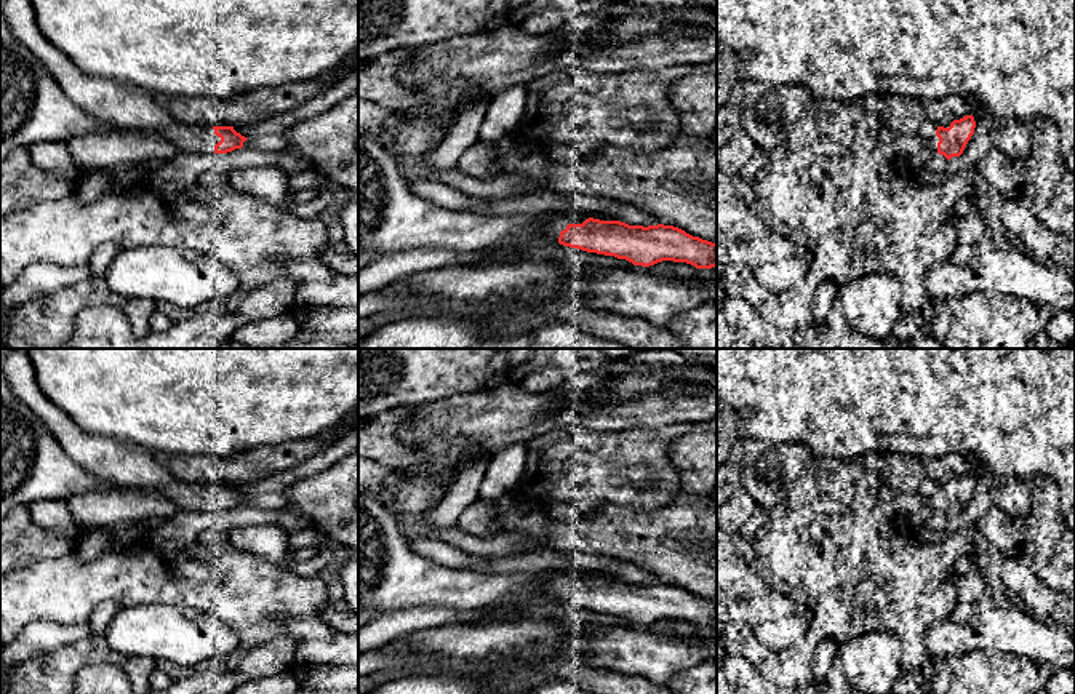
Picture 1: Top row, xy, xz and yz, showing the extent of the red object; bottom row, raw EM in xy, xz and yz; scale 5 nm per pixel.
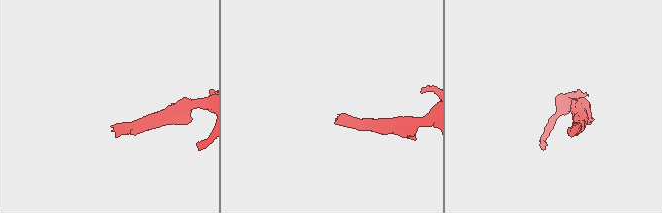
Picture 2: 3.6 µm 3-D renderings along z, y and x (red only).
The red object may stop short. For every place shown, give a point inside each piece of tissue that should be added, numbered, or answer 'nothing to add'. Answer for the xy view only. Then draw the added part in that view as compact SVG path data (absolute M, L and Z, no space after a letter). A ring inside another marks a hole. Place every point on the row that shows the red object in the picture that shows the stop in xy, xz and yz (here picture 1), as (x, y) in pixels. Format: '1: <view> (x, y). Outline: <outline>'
1: xy (187, 138). Outline: M181 125L160 130L134 130L138 133L155 133L171 141L181 154L214 154L214 146L221 141L213 126Z

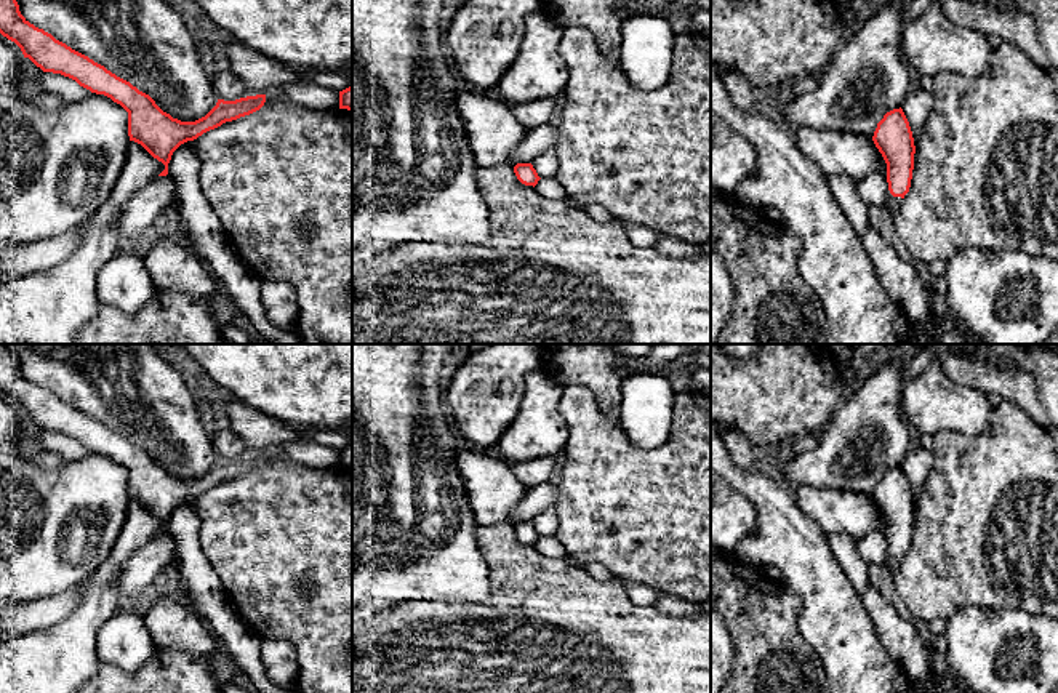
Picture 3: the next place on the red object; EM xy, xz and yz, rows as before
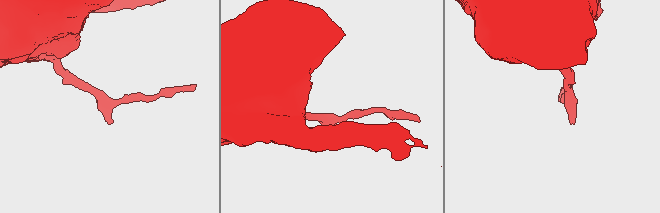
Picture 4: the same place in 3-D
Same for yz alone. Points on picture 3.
1: yz (893, 204). Outline: M888 192L888 200L887 200L887 210L888 213L893 213L896 211L903 203L903 198L901 197L893 197L890 192Z

